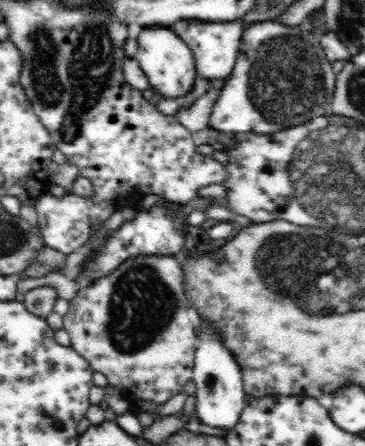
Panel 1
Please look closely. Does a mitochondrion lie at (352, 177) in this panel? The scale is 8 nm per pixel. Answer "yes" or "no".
yes

